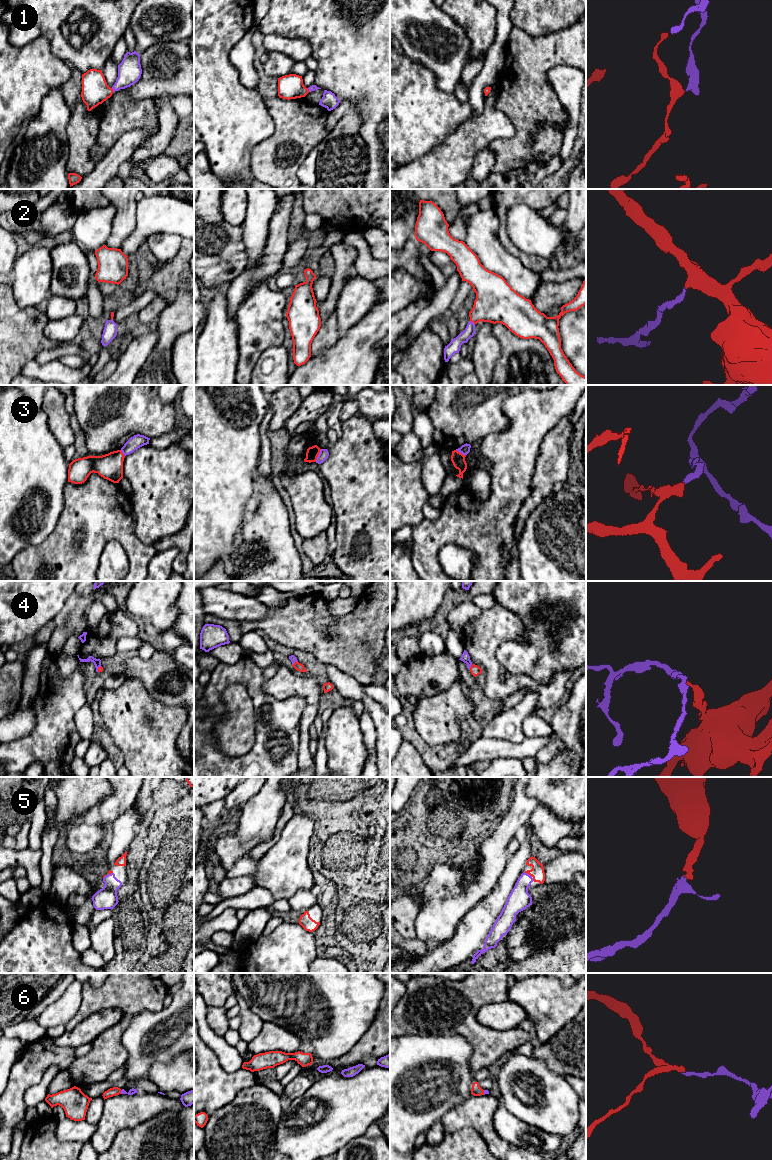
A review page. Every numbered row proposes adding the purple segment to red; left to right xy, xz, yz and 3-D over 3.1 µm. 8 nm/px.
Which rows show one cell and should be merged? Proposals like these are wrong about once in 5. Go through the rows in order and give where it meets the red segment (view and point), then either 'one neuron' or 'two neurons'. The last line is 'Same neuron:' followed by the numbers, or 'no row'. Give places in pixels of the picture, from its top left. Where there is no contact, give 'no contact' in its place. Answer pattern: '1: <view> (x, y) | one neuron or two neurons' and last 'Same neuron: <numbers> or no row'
1: xy (112, 90) | one neuron
2: yz (472, 321) | one neuron
3: xz (318, 454) | two neurons
4: yz (470, 667) | one neuron
5: yz (528, 873) | one neuron
6: xy (120, 1092) | one neuron
Same neuron: 1, 2, 4, 5, 6

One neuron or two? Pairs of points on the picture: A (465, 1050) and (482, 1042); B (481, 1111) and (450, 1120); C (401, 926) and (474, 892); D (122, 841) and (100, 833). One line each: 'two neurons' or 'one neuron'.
A: two neurons
B: one neuron
C: two neurons
D: two neurons

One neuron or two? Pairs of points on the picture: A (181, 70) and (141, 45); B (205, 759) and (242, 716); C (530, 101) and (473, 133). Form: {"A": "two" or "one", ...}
{"A": "two", "B": "two", "C": "two"}

